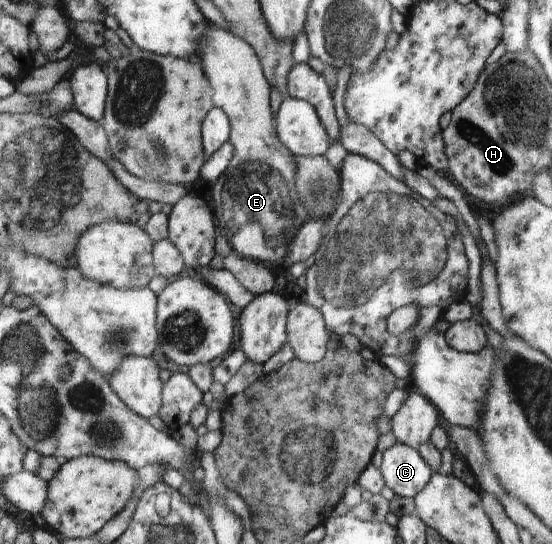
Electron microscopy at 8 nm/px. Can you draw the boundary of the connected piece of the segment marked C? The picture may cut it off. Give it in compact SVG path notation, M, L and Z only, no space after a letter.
M397 442L382 454L379 469L384 483L397 496L410 499L427 486L434 473L417 449Z

